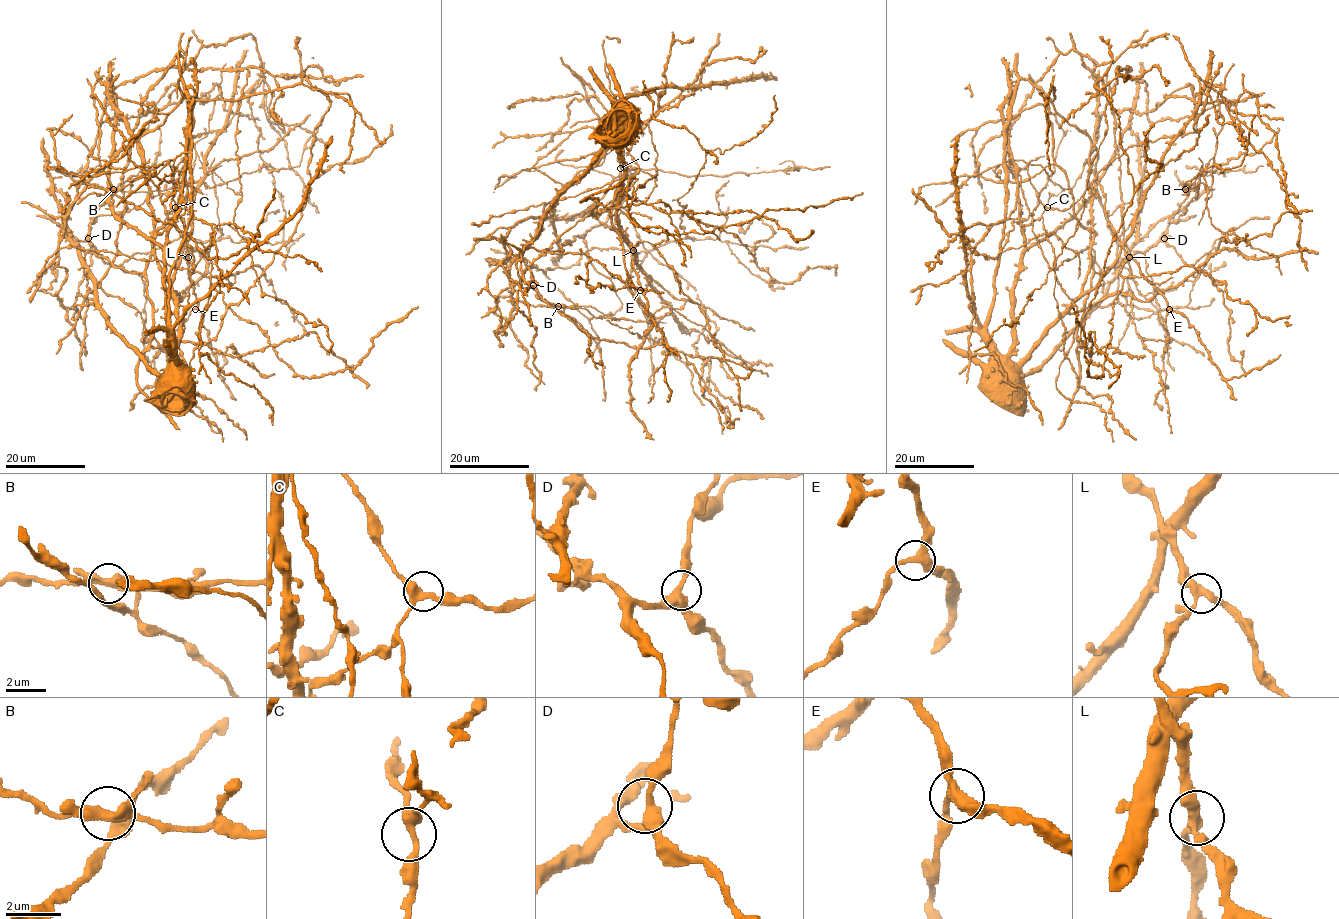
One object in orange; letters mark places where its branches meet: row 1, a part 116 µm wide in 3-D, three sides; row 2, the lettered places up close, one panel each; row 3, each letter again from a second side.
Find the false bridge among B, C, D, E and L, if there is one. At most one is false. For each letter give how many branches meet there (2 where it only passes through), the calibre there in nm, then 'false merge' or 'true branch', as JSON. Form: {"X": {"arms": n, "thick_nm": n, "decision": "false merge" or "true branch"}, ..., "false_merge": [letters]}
{"B": {"arms": 3, "thick_nm": 320, "decision": "false merge"}, "C": {"arms": 3, "thick_nm": 360, "decision": "true branch"}, "D": {"arms": 3, "thick_nm": 340, "decision": "true branch"}, "E": {"arms": 3, "thick_nm": 320, "decision": "true branch"}, "L": {"arms": 3, "thick_nm": 320, "decision": "true branch"}, "false_merge": ["B"]}

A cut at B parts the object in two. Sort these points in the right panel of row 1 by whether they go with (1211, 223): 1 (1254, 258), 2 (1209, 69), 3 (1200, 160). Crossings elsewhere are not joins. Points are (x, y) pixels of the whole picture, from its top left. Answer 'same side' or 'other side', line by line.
1: other side
2: other side
3: same side

